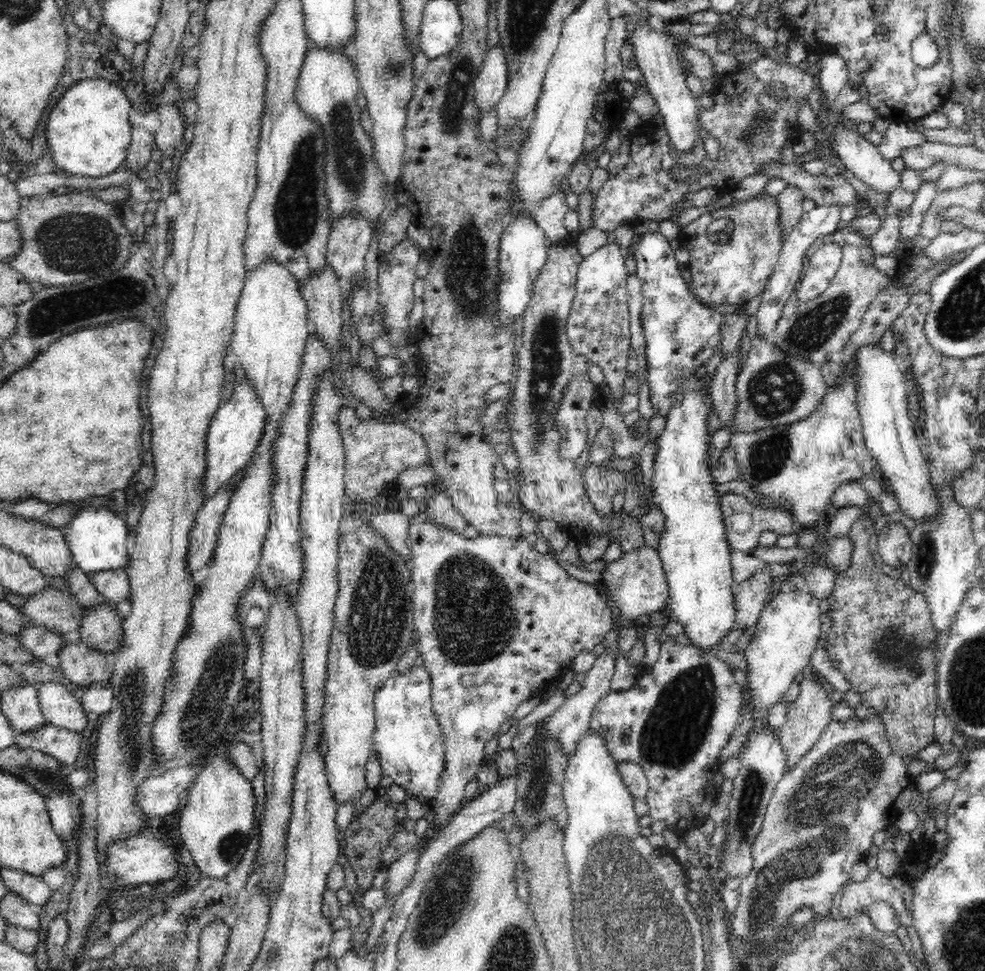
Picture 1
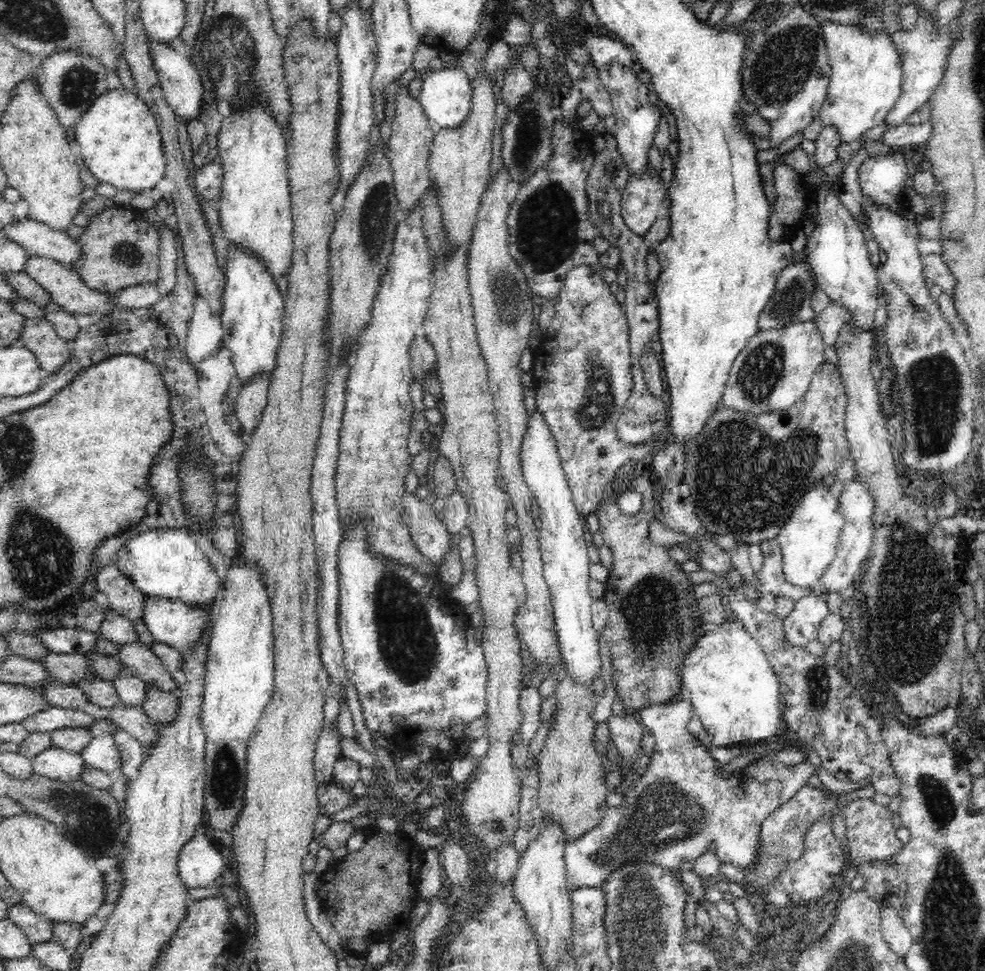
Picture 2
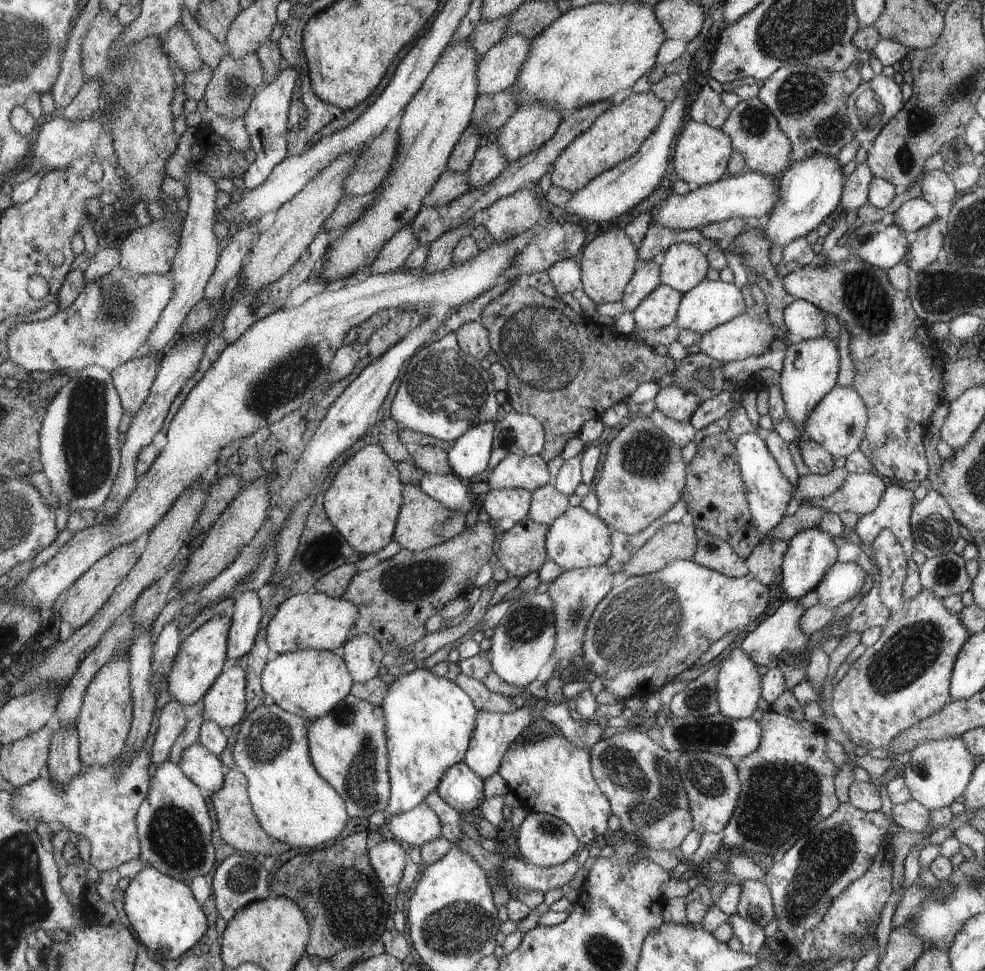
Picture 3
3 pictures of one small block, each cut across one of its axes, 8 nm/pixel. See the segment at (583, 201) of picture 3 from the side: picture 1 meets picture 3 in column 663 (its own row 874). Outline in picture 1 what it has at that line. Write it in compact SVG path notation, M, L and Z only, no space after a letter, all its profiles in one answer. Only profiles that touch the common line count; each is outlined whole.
M140 834L124 842L114 842L109 846L107 859L109 871L118 873L118 877L122 877L132 887L142 886L142 884L148 884L148 886L164 884L166 880L172 880L182 866L178 860L178 852L170 844Z

